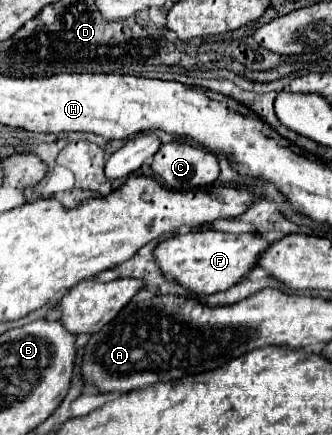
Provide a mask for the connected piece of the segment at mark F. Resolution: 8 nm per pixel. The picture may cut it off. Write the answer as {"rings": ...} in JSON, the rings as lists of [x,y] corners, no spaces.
{"rings":[[[202,230],[202,232],[174,234],[166,238],[156,246],[154,260],[166,278],[190,290],[192,296],[208,296],[238,284],[242,276],[256,266],[260,252],[264,252],[268,244],[270,242],[260,238],[260,234],[226,234],[226,232]]]}

